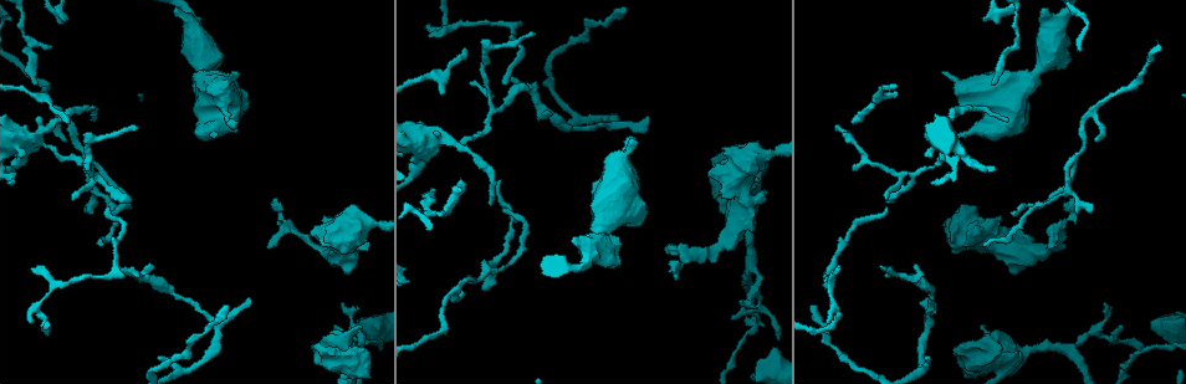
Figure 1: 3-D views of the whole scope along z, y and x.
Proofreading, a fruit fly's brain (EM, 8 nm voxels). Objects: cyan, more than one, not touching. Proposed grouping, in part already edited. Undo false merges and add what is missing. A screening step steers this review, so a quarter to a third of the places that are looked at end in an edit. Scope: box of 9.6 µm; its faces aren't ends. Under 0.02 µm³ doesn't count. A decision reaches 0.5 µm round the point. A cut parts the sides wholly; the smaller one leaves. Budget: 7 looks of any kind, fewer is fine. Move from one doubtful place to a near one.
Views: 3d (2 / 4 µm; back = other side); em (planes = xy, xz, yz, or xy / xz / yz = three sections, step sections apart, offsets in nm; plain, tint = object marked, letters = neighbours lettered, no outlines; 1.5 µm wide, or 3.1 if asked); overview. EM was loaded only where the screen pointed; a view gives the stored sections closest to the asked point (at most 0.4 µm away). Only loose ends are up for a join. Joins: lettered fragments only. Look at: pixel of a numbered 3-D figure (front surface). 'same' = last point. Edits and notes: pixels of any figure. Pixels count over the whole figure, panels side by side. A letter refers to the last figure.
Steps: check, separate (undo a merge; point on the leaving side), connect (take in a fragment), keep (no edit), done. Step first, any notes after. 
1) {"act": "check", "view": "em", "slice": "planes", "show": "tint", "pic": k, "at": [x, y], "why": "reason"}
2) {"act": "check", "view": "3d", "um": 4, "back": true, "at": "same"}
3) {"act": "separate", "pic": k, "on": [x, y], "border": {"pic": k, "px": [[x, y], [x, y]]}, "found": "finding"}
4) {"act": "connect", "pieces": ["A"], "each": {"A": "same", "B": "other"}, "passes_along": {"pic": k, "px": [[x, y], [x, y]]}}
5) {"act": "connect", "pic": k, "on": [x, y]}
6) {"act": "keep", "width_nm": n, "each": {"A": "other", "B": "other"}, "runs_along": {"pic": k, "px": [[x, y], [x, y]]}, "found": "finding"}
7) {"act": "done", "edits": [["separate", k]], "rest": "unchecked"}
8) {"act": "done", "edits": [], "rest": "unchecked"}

{"act": "check", "view": "3d", "um": 2, "pic": 1, "at": [138, 128], "why": "free end"}

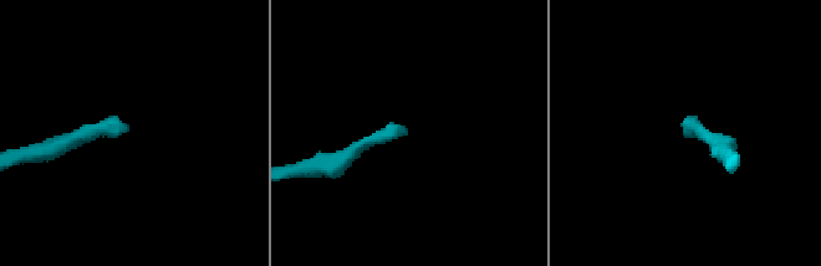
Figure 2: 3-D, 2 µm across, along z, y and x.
{"act": "check", "view": "em", "slice": "planes", "show": "letters", "pic": 2, "at": [128, 125], "why": "now the EM"}

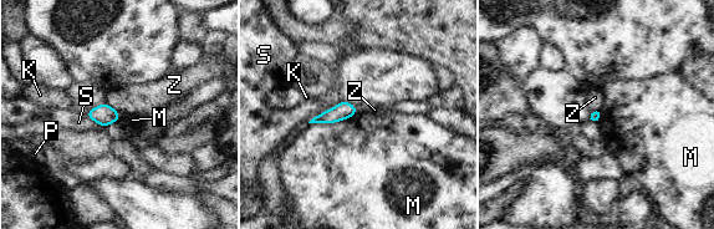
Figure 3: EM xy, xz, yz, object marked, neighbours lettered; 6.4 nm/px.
{"act": "keep", "each": {"K": "other", "M": "other", "P": "other", "S": "other", "Z": "other"}, "border": {"pic": 3, "px": [[106, 101], [122, 117]]}, "found": "none of them fits"}

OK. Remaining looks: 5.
{"act": "check", "view": "3d", "um": 4, "pic": 1, "at": [505, 84], "why": "branch stops here"}

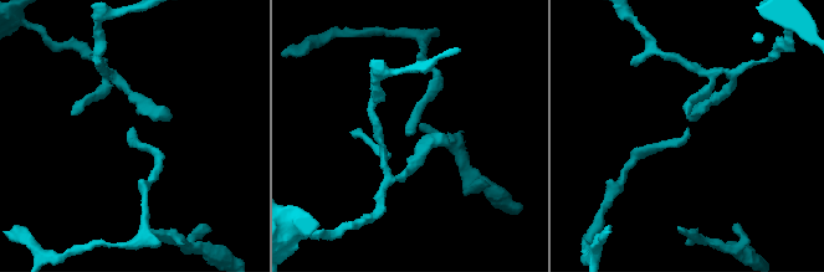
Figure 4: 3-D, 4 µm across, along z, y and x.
{"act": "check", "view": "em", "slice": "planes", "show": "letters", "pic": 4, "at": [410, 134]}

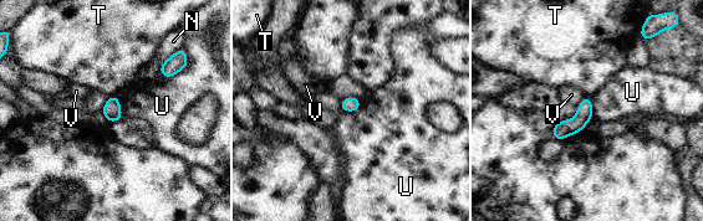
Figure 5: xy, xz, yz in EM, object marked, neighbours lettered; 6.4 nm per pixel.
{"act": "keep", "width_nm": 100, "longest_contact_nm": ["N", 170], "each": {"N": "other", "T": "other", "U": "other", "V": "other"}, "found": "none of them fits"}

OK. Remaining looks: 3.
{"act": "check", "view": "em", "slice": "xz", "step": 4, "show": "letters", "pic": 1, "at": [985, 246], "why": "thin end"}

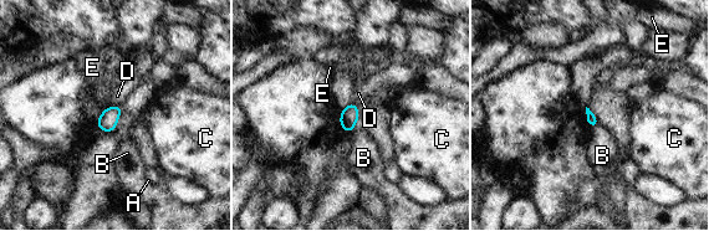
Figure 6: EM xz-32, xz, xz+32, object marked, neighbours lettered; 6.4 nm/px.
{"act": "check", "view": "em", "slice": "planes", "show": "letters", "at": "same"}

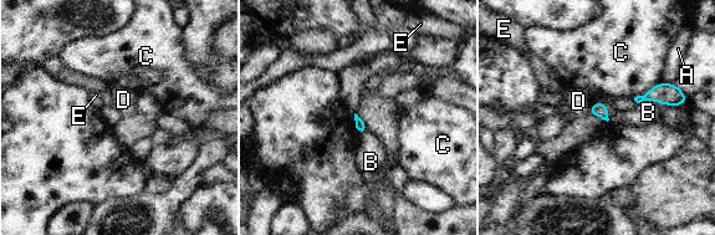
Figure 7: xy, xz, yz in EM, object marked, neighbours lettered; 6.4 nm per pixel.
{"act": "keep", "longest_contact_nm": ["C", 220], "each": {"A": "other", "B": "other", "C": "other", "D": "other", "E": "other"}, "border": {"pic": 7, "px": [[592, 103], [587, 112]]}, "found": "none of them fits"}

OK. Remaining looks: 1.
{"act": "done", "edits": [], "rest": "unchecked"}

